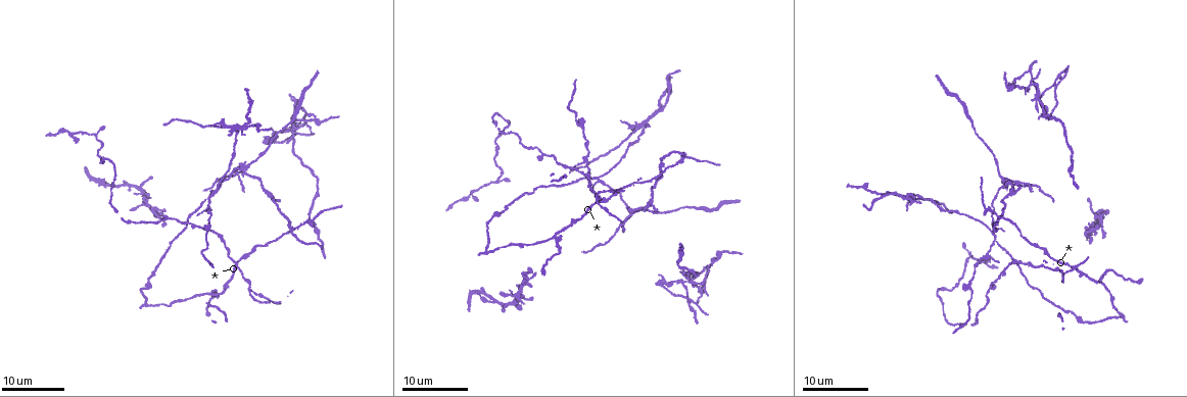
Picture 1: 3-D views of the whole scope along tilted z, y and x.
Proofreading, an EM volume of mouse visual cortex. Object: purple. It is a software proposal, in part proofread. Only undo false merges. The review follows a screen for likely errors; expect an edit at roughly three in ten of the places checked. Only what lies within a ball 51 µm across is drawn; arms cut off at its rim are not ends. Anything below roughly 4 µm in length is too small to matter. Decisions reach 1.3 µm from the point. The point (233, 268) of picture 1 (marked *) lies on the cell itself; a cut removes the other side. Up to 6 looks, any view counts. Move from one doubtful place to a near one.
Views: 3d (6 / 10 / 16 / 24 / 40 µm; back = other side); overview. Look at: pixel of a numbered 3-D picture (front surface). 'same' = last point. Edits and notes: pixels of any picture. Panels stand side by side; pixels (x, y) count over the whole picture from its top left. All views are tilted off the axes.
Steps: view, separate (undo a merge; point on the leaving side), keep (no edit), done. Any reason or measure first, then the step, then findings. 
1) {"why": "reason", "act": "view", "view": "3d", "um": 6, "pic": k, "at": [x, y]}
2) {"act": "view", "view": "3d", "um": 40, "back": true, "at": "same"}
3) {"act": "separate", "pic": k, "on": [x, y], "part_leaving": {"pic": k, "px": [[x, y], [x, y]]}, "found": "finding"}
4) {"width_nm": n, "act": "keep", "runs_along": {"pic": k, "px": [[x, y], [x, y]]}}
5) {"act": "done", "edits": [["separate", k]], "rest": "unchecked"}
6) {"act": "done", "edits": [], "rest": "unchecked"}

{"why": "calibre changes", "act": "view", "view": "3d", "um": 16, "pic": 1, "at": [499, 176]}

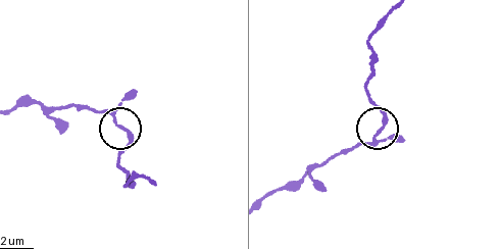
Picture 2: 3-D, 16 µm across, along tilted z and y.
{"act": "view", "view": "3d", "um": 6, "pic": 2, "at": [123, 128]}

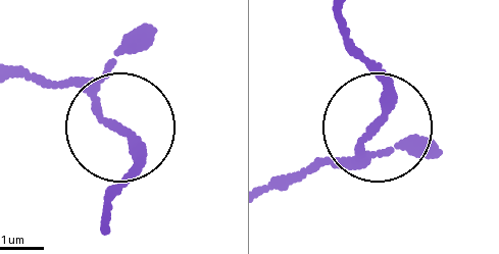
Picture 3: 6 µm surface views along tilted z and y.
{"width_nm": 180, "act": "keep", "found": "continuous, no second cell"}

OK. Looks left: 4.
{"why": "four or more arms meet", "act": "view", "view": "3d", "um": 24, "pic": 1, "at": [1089, 232]}

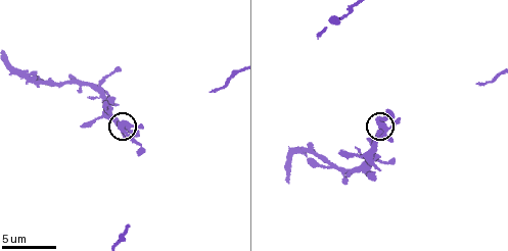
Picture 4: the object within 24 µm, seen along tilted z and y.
{"act": "view", "view": "3d", "um": 6, "pic": 4, "at": [383, 126]}

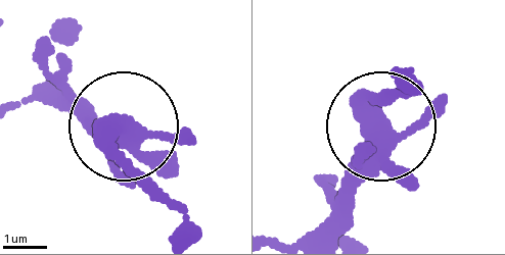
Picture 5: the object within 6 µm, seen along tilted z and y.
{"act": "keep", "found": "all the same cell"}

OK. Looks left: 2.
{"why": "sudden change in width", "act": "view", "view": "3d", "um": 16, "pic": 1, "at": [234, 147]}

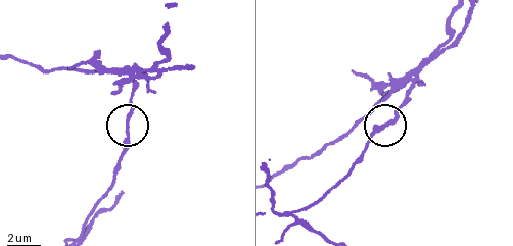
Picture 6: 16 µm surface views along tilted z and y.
{"why": "closer look", "act": "view", "view": "3d", "um": 6, "pic": 6, "at": [385, 126]}

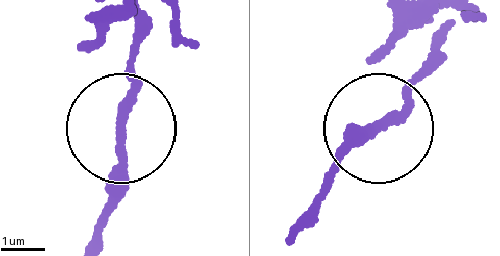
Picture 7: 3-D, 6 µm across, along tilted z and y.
{"act": "keep", "runs_along": {"pic": 7, "px": [[292, 232], [346, 143], [435, 67]]}, "found": "one cell here"}

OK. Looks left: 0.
{"act": "done", "edits": [], "rest": "unchecked"}

